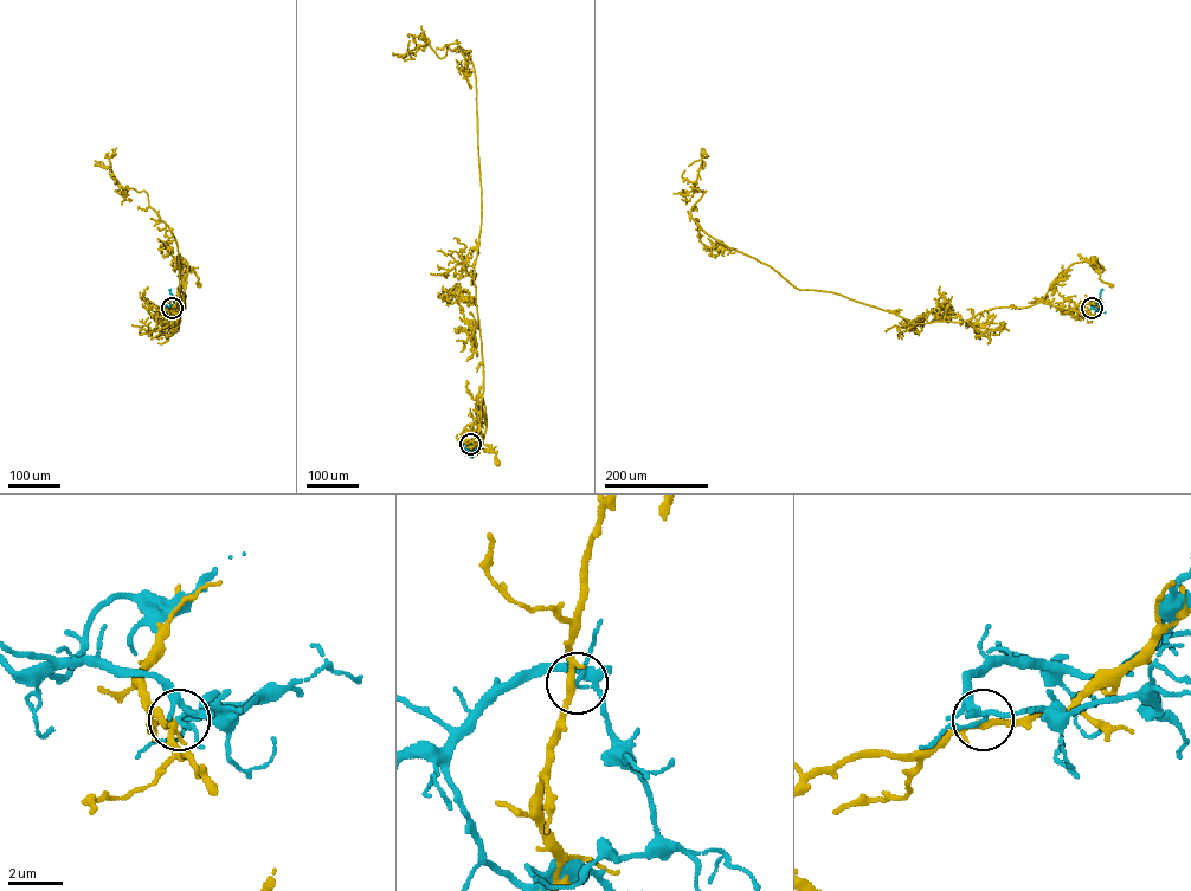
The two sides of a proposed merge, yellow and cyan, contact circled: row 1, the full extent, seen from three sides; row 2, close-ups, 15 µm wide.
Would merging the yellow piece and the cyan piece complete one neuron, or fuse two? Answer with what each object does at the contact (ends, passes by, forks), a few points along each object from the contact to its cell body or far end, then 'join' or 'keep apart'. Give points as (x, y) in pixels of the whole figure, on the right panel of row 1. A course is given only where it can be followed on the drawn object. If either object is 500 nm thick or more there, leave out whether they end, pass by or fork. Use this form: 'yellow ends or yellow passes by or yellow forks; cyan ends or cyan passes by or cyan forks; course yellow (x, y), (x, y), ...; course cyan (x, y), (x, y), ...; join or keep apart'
yellow forks; cyan forks; course yellow (1092, 308), (1083, 316), (1043, 299), (1068, 268), (1085, 260), (1094, 262), (1100, 270), (1099, 278), (1112, 284); course cyan (1092, 308), (1103, 290); keep apart

